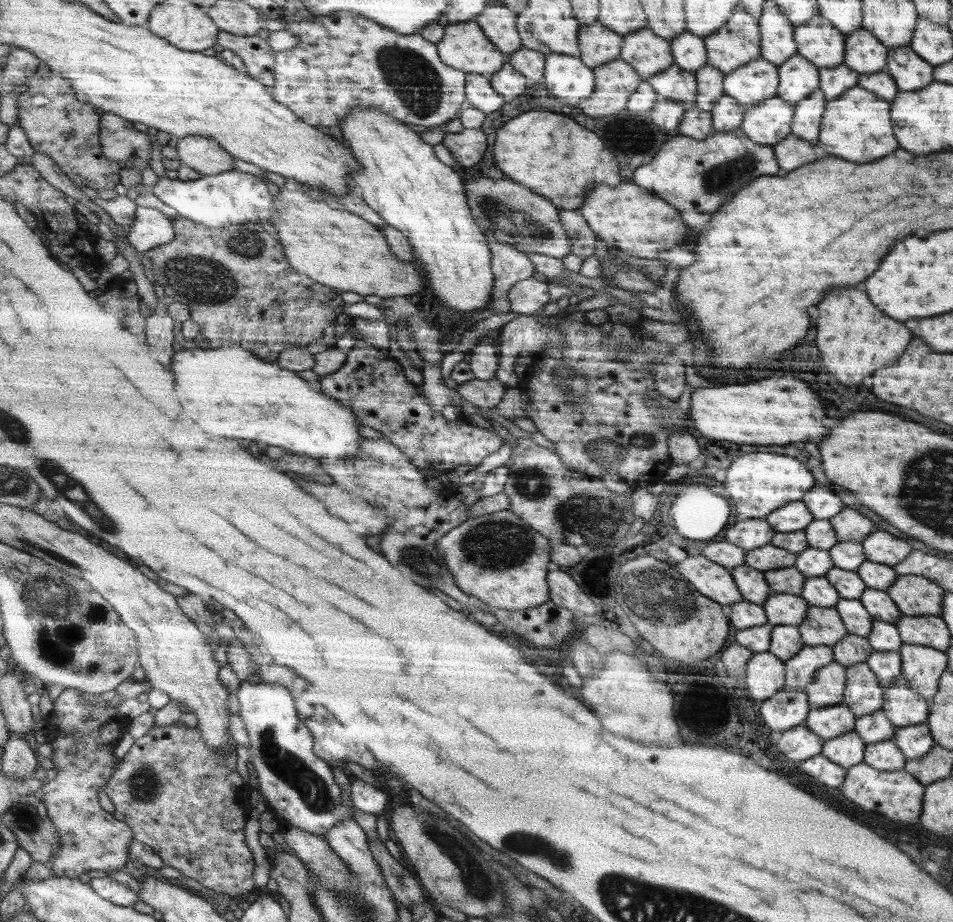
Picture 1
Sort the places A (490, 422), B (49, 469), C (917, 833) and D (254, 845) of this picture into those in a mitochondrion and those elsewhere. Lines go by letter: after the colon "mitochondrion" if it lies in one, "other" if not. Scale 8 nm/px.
A: other
B: mitochondrion
C: other
D: other

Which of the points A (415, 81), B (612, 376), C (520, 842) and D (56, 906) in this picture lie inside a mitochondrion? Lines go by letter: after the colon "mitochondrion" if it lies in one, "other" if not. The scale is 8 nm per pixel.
A: mitochondrion
B: other
C: mitochondrion
D: other

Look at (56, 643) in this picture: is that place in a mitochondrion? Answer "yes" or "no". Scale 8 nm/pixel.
yes

